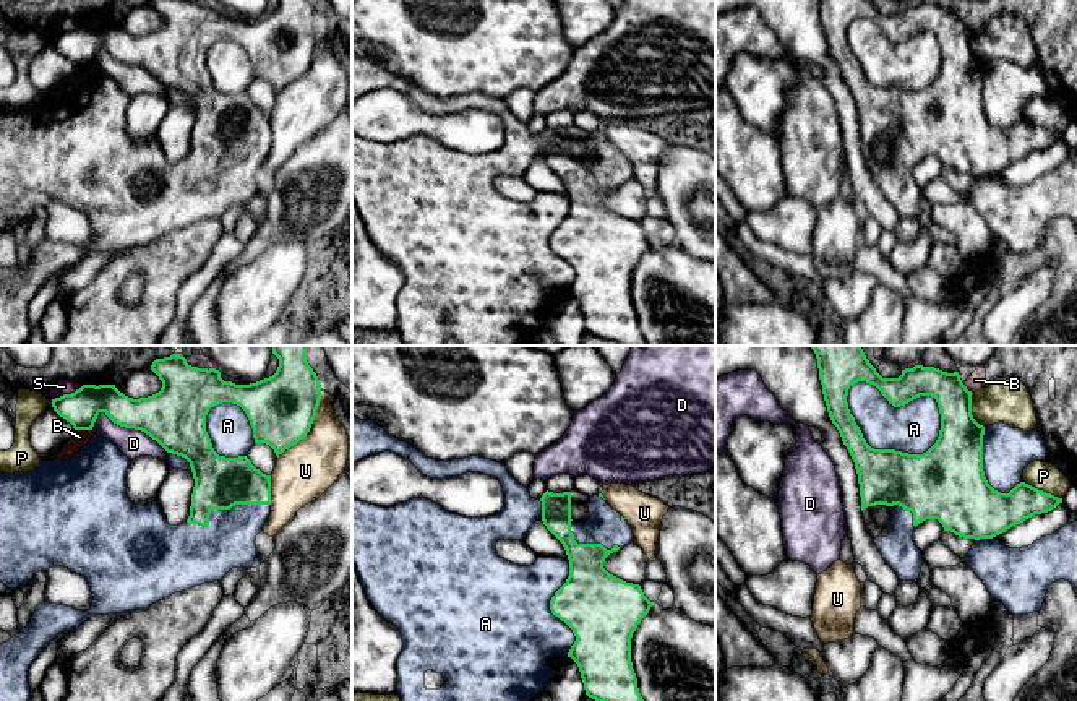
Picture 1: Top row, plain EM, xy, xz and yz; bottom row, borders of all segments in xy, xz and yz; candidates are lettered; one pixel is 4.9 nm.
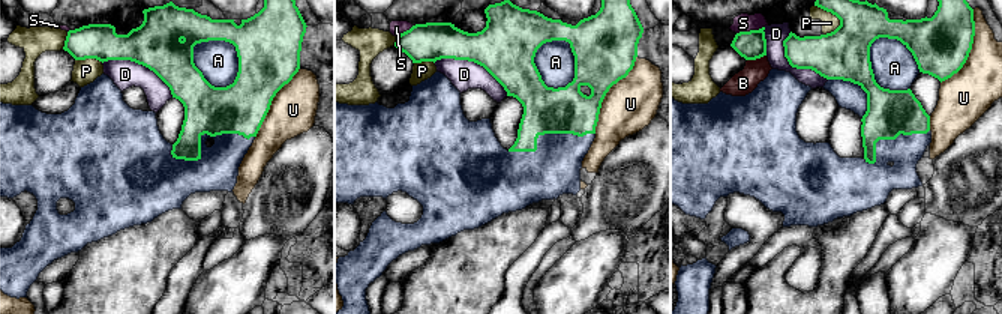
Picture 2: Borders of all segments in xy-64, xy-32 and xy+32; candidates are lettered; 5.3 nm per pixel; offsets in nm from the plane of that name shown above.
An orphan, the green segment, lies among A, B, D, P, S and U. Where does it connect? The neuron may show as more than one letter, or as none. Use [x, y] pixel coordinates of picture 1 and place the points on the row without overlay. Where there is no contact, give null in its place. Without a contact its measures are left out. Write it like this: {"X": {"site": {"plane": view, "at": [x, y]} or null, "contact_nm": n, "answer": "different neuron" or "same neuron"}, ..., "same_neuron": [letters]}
{"A": {"site": {"plane": "yz", "at": [873, 85]}, "contact_nm": 500, "answer": "same neuron"}, "B": {"site": {"plane": "xy", "at": [80, 65]}, "contact_nm": 60, "answer": "different neuron"}, "D": {"site": {"plane": "xy", "at": [130, 64]}, "contact_nm": 400, "answer": "different neuron"}, "P": {"site": {"plane": "yz", "at": [1042, 127]}, "contact_nm": 220, "answer": "different neuron"}, "S": {"site": {"plane": "xy", "at": [67, 31]}, "contact_nm": 180, "answer": "different neuron"}, "U": {"site": {"plane": "xy", "at": [310, 64]}, "contact_nm": 400, "answer": "different neuron"}, "same_neuron": ["A"]}

